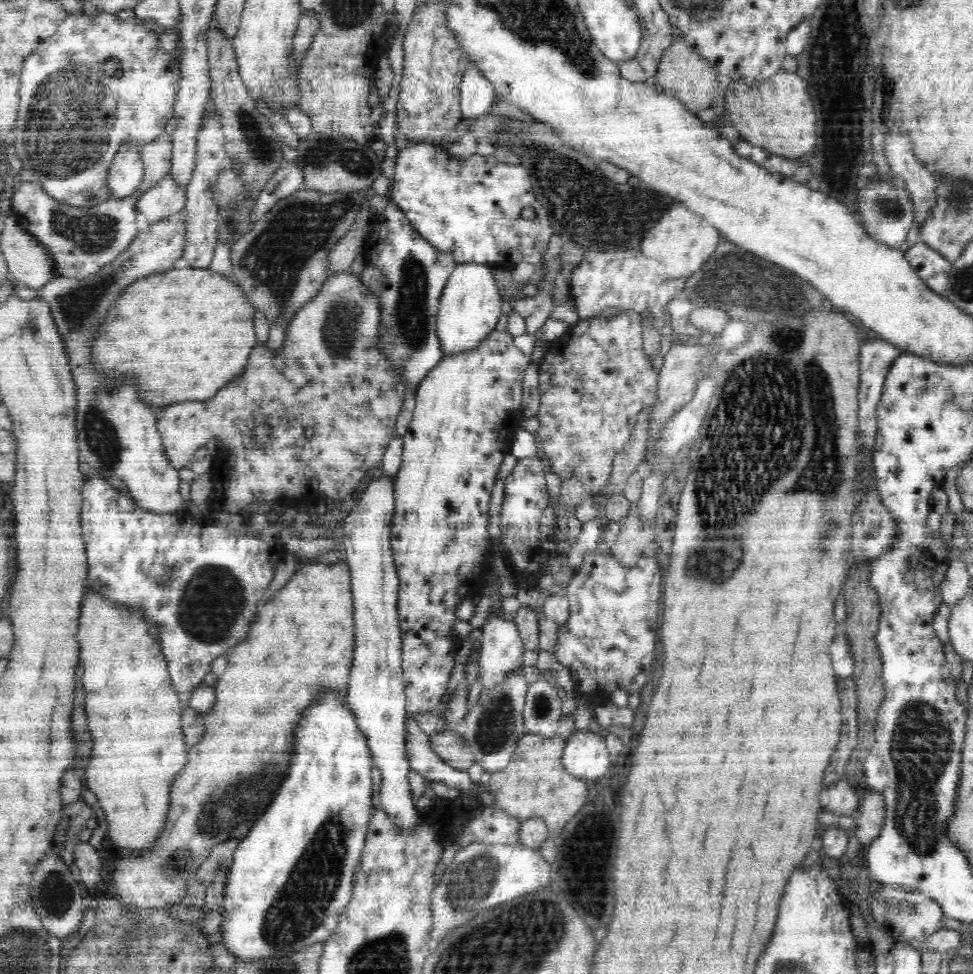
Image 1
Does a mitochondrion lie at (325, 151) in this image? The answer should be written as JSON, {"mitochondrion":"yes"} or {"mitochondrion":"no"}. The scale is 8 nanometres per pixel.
{"mitochondrion":"yes"}

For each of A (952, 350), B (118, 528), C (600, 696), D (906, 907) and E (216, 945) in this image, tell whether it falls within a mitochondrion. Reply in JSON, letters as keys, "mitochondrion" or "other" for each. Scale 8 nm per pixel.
{"A":"other","B":"other","C":"other","D":"mitochondrion","E":"other"}

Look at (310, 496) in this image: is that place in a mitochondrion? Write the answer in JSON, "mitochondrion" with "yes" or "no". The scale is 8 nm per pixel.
{"mitochondrion":"no"}

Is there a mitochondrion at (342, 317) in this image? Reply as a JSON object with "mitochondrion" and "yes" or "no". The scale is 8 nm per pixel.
{"mitochondrion":"yes"}

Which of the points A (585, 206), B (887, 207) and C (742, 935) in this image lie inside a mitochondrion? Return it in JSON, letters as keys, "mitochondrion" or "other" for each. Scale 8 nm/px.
{"A":"mitochondrion","B":"mitochondrion","C":"other"}

